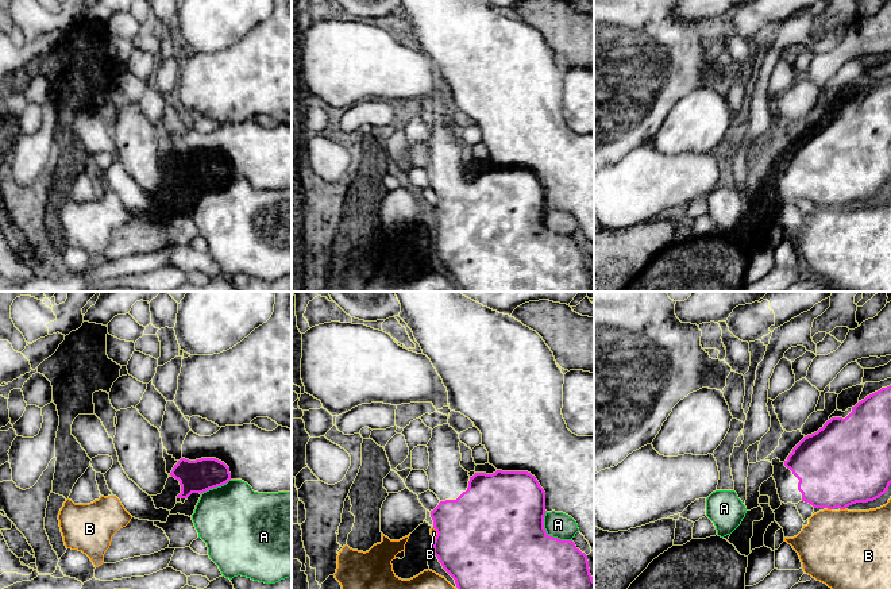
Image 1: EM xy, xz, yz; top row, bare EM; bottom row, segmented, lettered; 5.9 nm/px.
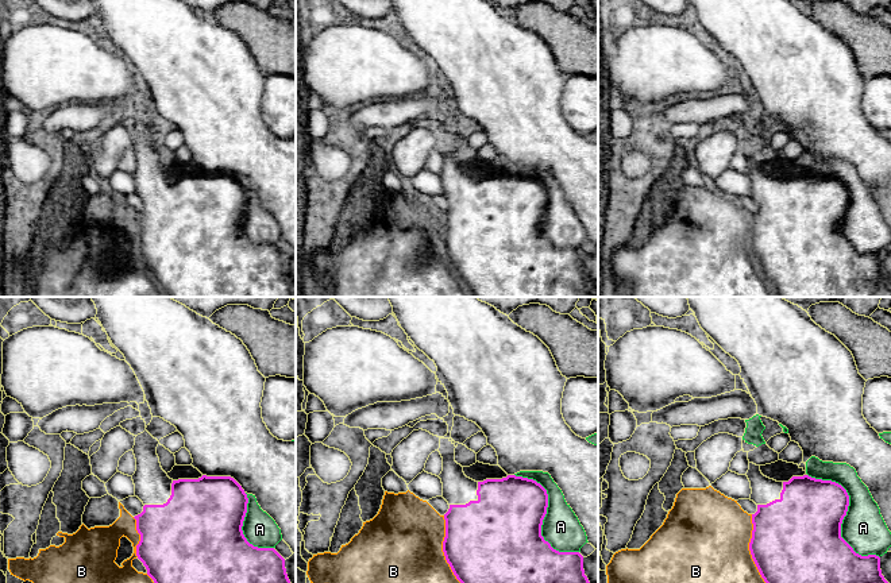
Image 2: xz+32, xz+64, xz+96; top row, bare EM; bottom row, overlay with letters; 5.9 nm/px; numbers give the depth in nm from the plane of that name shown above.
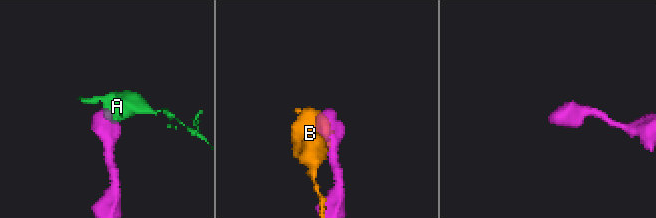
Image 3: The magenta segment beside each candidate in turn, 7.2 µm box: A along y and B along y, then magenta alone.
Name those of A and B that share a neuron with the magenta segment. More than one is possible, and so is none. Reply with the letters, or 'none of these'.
none of these

